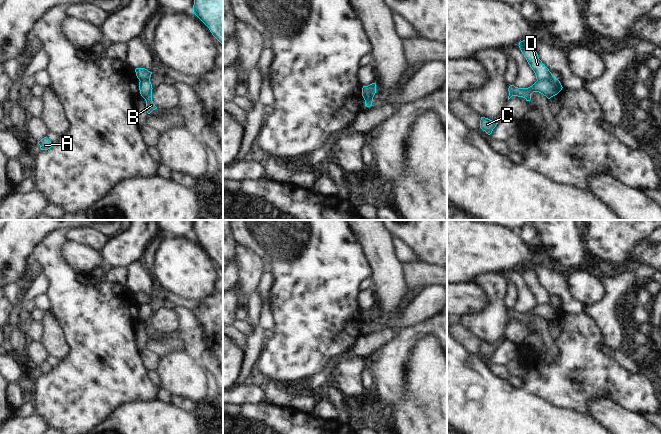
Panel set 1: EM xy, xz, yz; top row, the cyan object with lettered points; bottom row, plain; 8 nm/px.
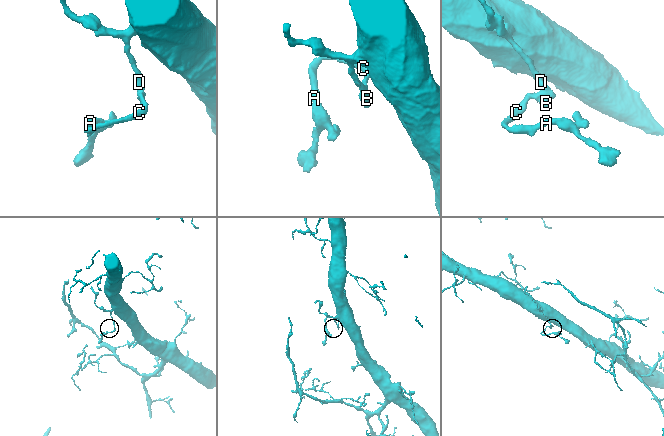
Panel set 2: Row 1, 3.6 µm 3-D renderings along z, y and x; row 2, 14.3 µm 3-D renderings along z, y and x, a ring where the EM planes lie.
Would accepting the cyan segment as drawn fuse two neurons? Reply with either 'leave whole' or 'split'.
split

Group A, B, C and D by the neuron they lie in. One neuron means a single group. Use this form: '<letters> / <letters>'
A B C / D

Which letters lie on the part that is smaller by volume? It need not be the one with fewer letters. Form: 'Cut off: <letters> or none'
Cut off: A, B, C

